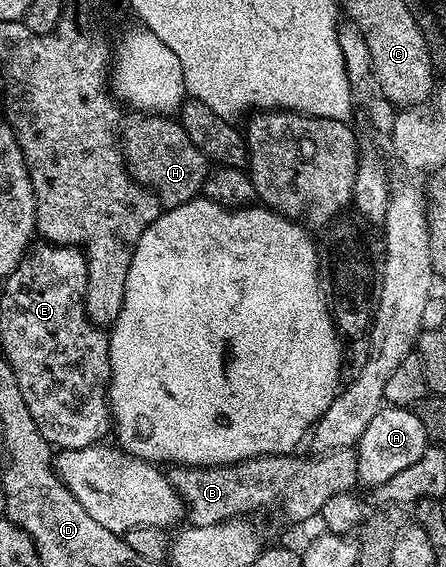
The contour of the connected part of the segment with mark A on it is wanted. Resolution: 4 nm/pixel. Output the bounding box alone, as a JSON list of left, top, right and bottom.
[355,406,430,489]

